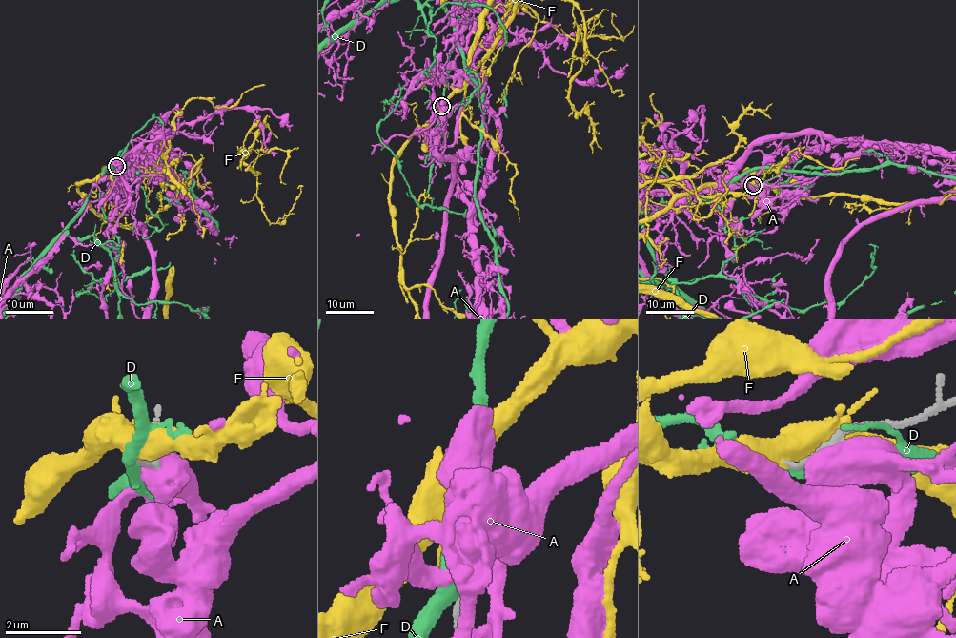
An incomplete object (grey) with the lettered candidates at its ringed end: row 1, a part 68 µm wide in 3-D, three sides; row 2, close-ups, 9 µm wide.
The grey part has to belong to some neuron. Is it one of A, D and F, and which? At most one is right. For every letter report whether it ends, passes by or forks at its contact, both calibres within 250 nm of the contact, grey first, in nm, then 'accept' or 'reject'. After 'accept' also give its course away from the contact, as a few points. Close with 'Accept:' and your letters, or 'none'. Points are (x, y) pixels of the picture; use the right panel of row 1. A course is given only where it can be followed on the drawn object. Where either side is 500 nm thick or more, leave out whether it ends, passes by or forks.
A: 260/600 nm | reject
D: it passes by | 220/280 nm | reject
F: it passes by | 200/480 nm | accept
Accept: F

